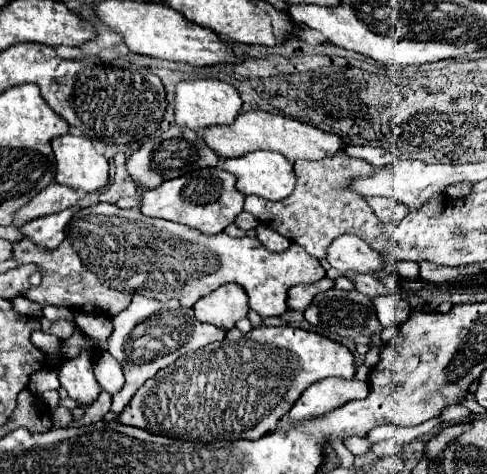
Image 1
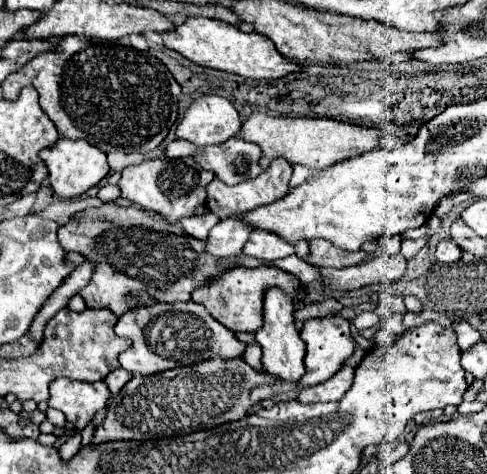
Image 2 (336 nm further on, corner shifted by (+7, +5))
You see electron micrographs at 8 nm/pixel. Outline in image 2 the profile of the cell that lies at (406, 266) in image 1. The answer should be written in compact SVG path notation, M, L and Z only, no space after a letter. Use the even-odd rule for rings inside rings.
M440 240L434 256L436 256L438 264L452 264L462 256L462 250L452 240Z

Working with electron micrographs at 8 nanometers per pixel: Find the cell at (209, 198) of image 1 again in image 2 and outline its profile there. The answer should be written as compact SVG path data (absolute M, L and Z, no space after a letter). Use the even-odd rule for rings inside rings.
M156 158L136 166L126 166L122 170L118 186L124 198L132 200L144 210L154 210L162 214L168 222L180 222L182 218L194 216L198 206L204 206L206 186L212 182L212 178L214 174L204 170L194 158L178 158L178 160Z

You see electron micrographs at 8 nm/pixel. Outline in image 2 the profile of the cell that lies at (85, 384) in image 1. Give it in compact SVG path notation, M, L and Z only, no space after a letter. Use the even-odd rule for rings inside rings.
M56 378L50 386L48 404L64 412L74 428L84 428L94 414L106 406L110 392L106 382L76 382L70 378Z

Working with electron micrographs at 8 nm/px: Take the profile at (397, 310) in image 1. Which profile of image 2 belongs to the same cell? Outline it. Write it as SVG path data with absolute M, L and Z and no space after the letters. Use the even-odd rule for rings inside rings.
M362 312L360 316L356 316L356 320L352 322L356 330L362 330L362 328L372 328L372 326L378 326L380 324L380 318L376 312Z

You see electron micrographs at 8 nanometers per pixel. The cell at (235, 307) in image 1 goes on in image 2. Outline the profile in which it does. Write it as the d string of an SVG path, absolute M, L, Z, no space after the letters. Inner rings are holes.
M260 266L260 268L232 268L224 272L218 278L212 278L206 286L196 288L192 292L192 300L202 304L212 318L216 318L222 326L226 326L232 332L256 332L262 326L262 298L264 290L270 286L280 286L288 296L300 298L300 282L296 276L272 268L272 266Z

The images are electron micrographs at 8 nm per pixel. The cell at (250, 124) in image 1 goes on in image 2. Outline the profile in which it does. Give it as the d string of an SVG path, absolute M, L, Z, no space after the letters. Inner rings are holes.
M252 114L242 122L238 136L246 142L254 142L262 148L260 166L266 168L272 158L286 158L290 164L302 164L312 170L324 170L336 162L356 158L364 152L376 148L376 140L382 136L378 128L364 128L348 122L328 120L328 118L282 118L270 114Z

